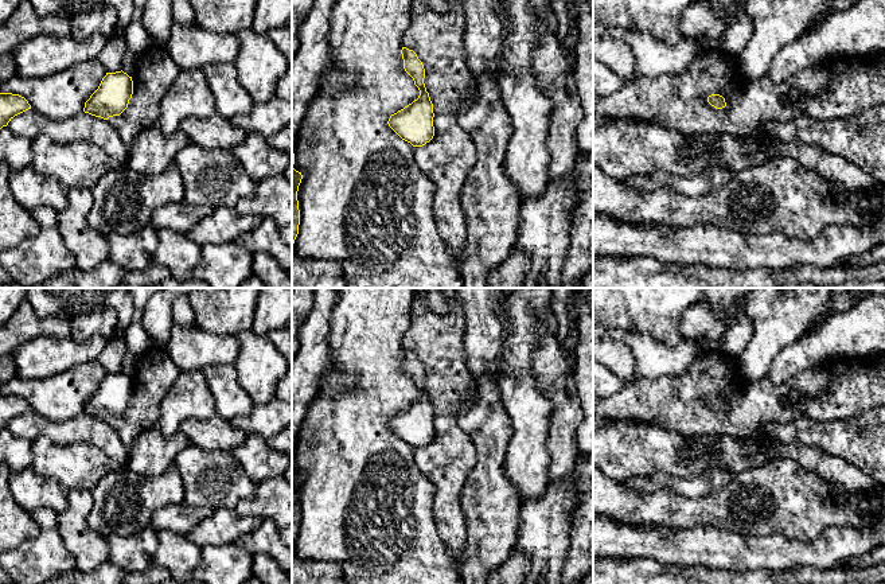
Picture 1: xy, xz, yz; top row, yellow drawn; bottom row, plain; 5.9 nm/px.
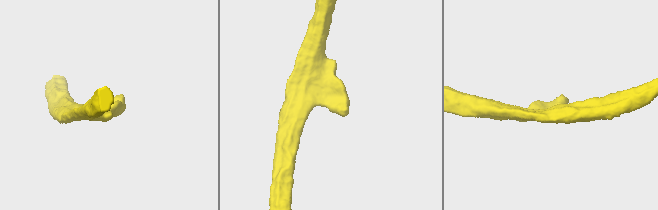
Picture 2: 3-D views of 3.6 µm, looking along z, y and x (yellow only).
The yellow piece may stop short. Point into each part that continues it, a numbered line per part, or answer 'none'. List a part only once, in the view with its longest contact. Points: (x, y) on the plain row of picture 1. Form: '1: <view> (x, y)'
none

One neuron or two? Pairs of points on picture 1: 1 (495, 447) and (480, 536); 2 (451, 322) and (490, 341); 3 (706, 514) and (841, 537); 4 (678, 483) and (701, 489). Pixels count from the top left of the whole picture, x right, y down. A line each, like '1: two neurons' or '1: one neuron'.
1: one neuron
2: two neurons
3: two neurons
4: one neuron

